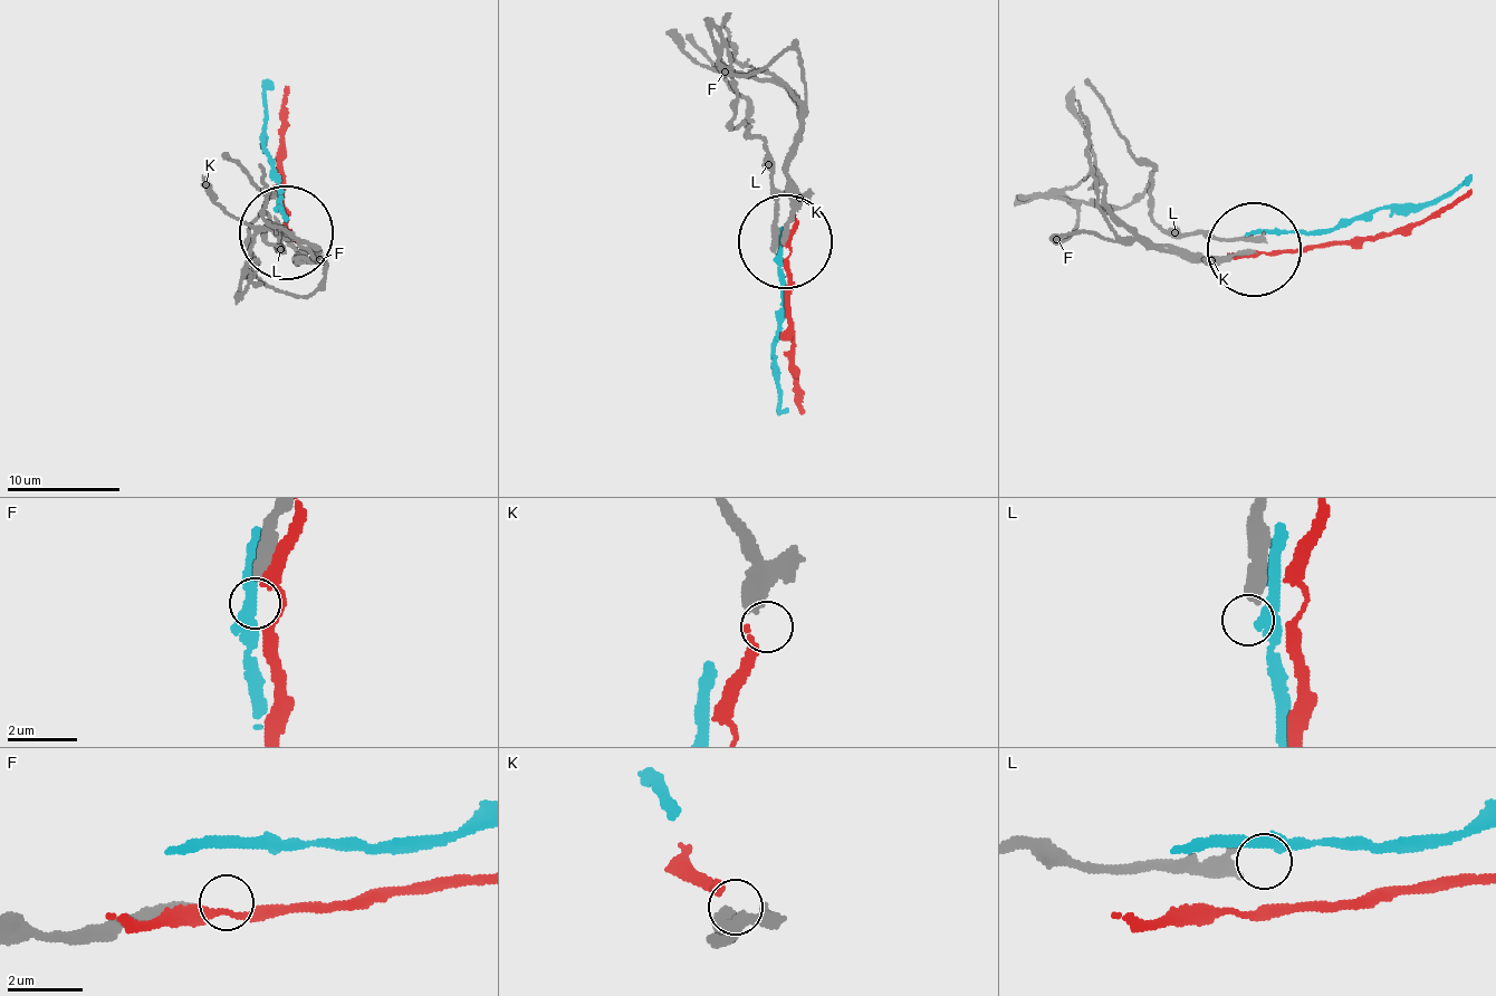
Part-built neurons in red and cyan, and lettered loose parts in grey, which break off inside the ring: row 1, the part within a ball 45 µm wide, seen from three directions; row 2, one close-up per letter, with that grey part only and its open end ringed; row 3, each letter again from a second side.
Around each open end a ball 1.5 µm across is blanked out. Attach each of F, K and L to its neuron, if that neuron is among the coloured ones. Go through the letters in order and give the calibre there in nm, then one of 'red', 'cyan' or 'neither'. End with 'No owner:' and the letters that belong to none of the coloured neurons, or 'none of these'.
F: calibre 320 nm; neither
K: calibre 400 nm; red
L: calibre 480 nm; neither
No owner: F, L

